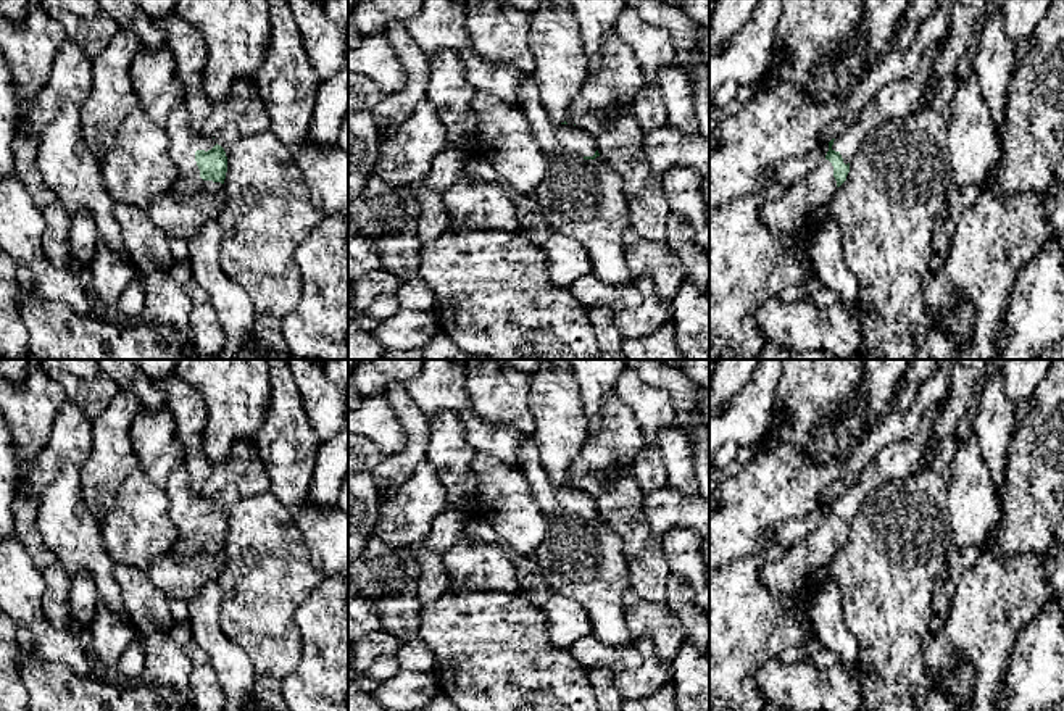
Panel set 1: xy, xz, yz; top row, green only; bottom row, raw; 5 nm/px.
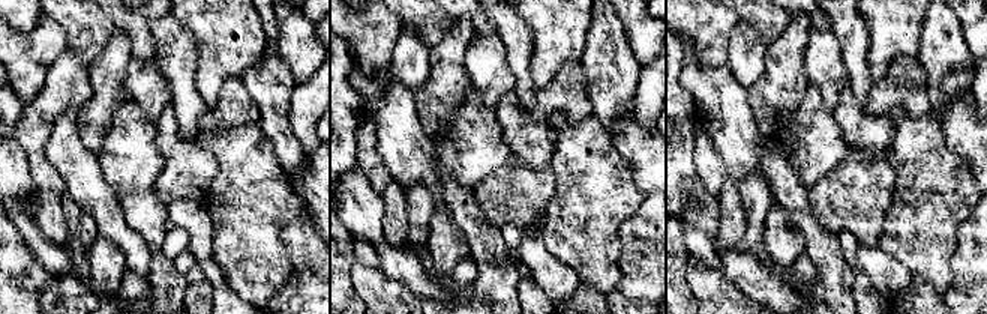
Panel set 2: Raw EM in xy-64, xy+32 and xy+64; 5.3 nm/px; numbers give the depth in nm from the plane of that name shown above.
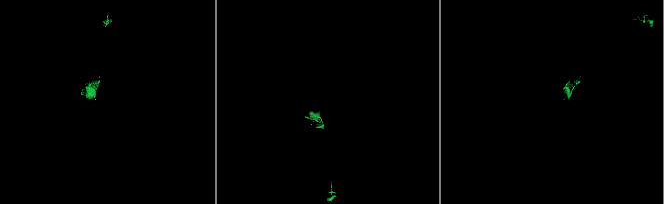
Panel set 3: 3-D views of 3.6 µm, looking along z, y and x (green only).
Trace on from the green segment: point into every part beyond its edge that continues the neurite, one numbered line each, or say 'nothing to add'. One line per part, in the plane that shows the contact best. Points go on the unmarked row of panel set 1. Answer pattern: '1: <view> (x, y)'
1: xy (182, 503)

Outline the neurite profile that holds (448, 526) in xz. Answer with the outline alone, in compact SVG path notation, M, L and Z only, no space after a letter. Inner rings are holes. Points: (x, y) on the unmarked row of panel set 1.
M447 508L434 519L430 532L416 545L442 553L464 535L468 519L469 516L463 511Z

